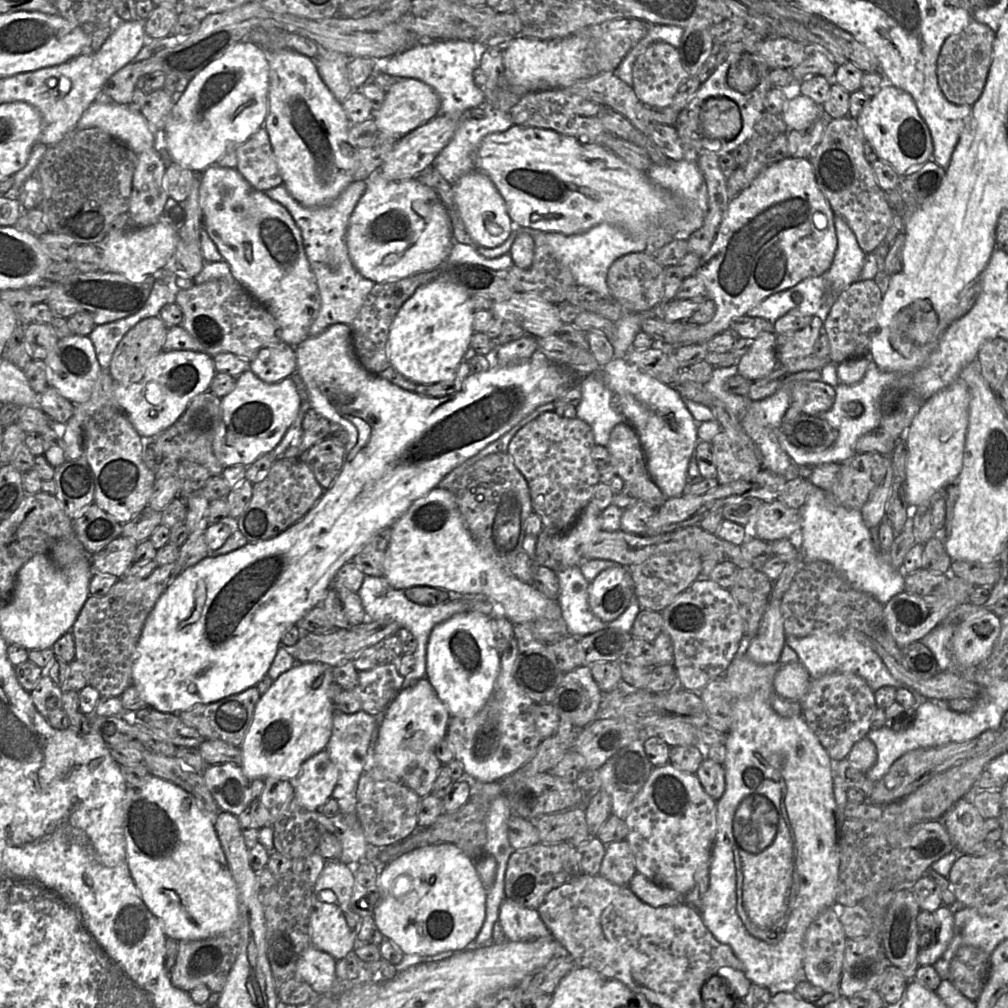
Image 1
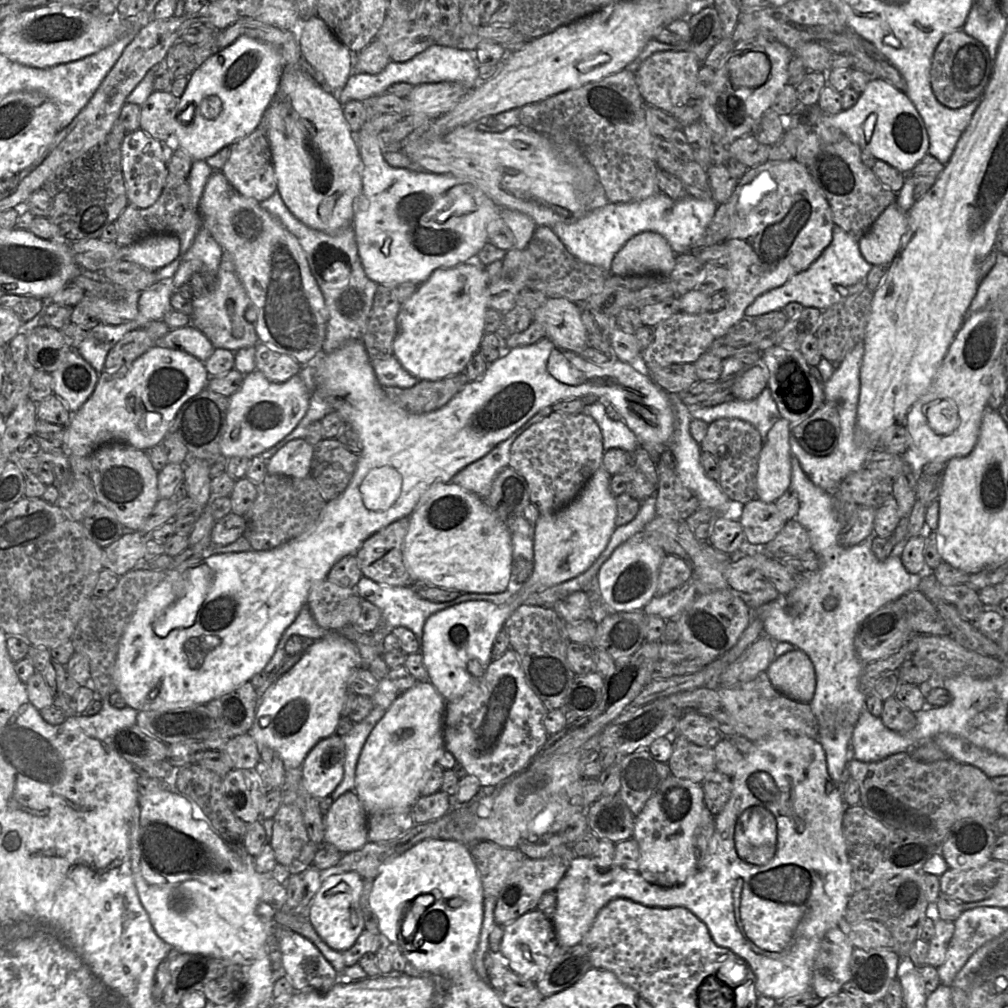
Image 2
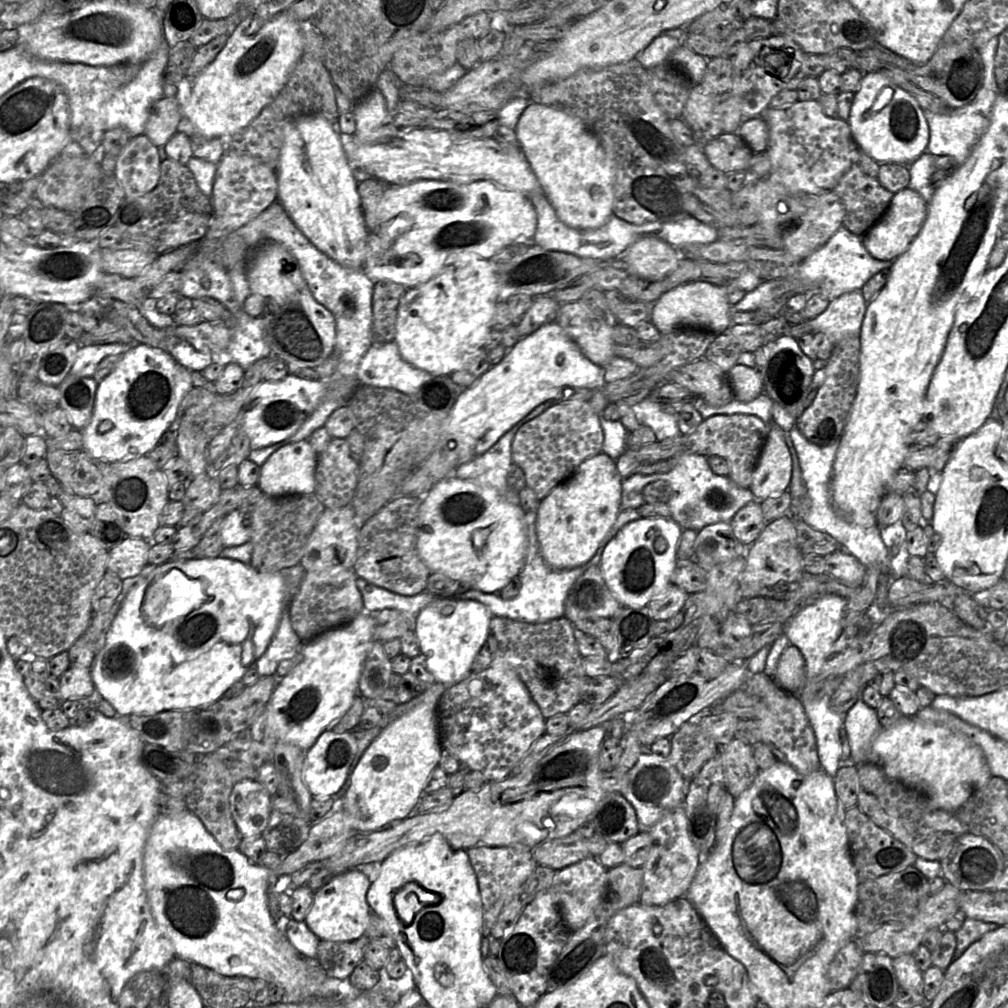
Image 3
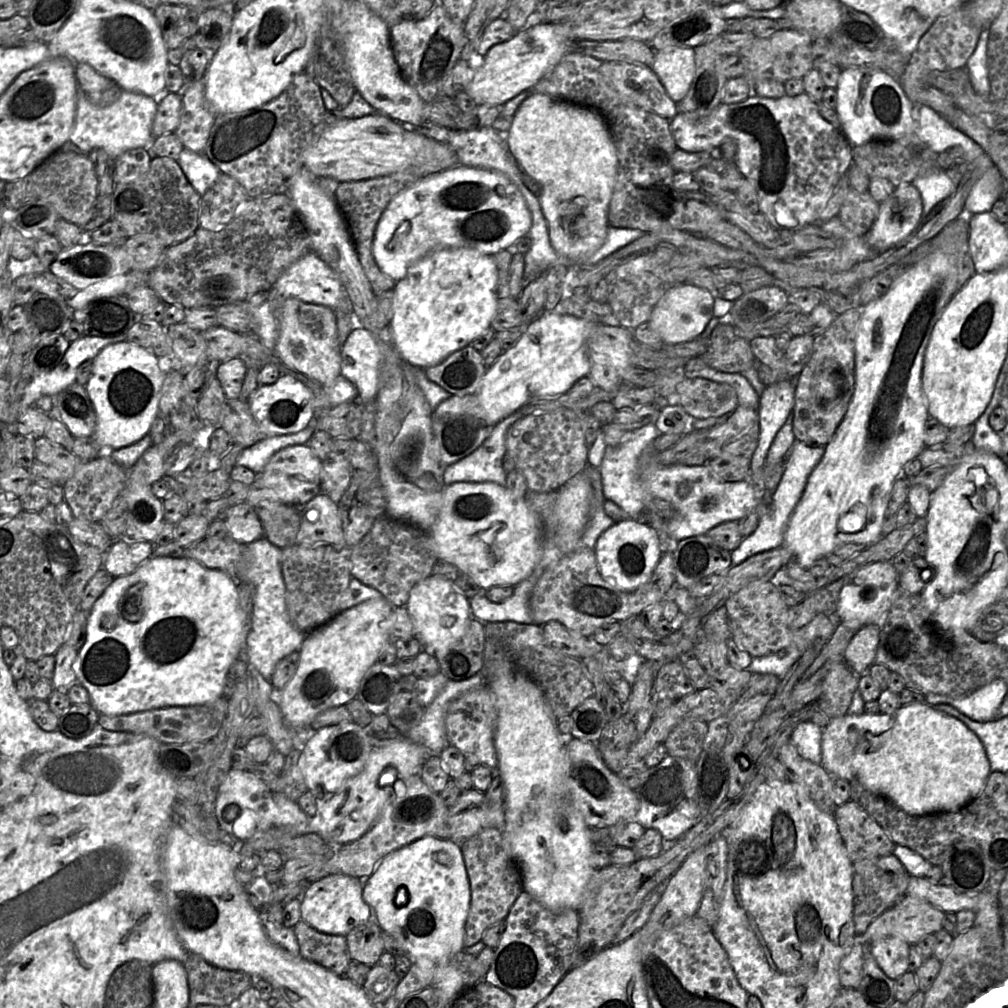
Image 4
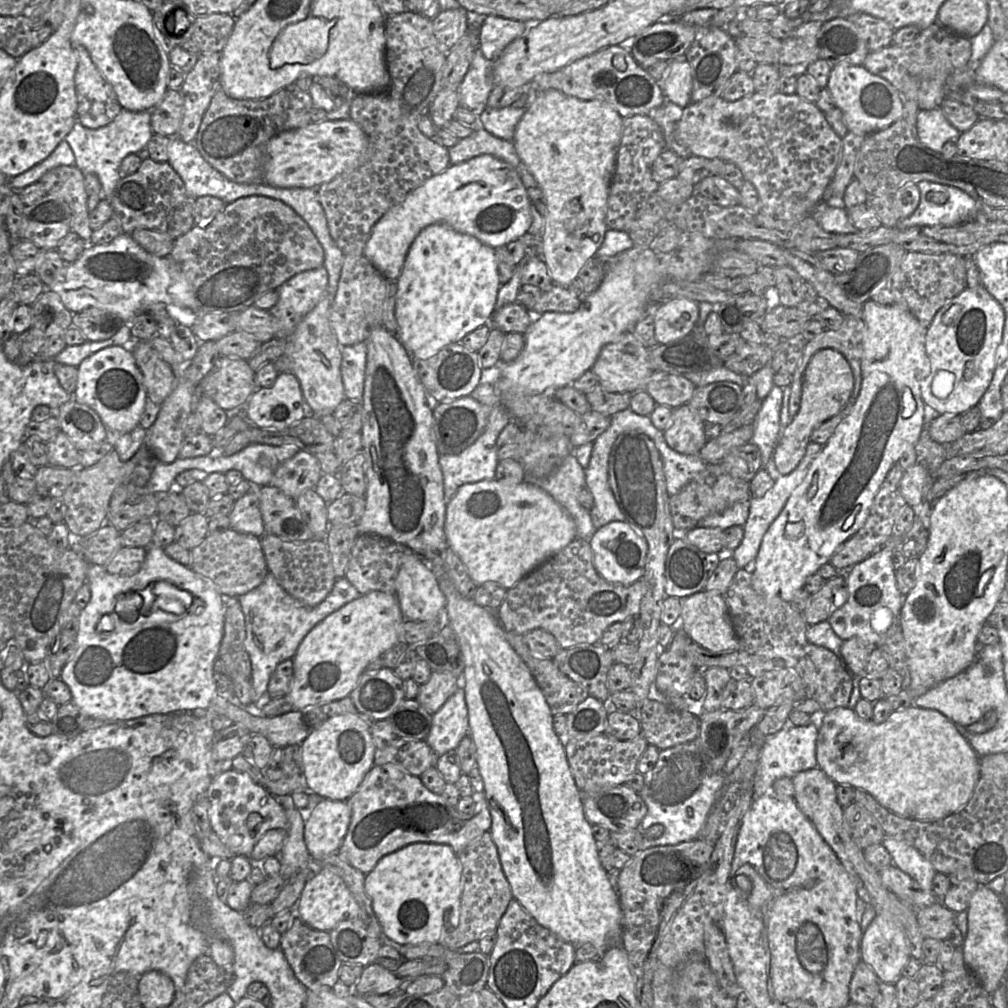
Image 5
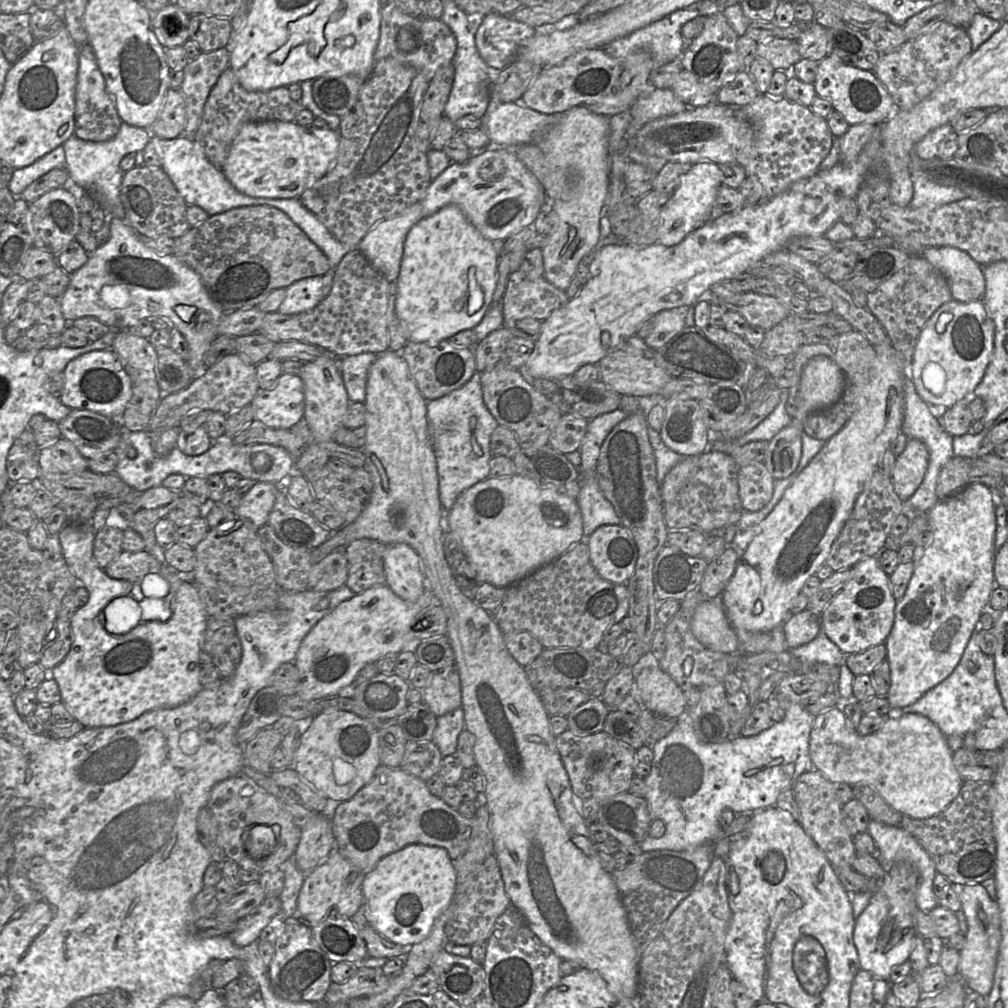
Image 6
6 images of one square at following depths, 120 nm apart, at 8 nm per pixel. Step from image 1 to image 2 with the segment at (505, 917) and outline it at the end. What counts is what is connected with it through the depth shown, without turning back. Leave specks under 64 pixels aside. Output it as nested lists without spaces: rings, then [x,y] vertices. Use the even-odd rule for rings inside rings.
[[[535,909],[503,927],[499,951],[512,971],[527,980],[537,982],[545,972],[557,948],[558,943],[551,918]]]

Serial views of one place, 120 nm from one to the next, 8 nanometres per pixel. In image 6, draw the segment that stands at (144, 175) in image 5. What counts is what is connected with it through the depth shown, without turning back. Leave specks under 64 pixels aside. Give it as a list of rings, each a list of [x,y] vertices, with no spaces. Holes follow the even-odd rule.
[[[141,165],[124,172],[120,200],[130,225],[139,235],[146,237],[166,235],[175,239],[185,234],[190,228],[186,217],[188,204],[161,166]]]

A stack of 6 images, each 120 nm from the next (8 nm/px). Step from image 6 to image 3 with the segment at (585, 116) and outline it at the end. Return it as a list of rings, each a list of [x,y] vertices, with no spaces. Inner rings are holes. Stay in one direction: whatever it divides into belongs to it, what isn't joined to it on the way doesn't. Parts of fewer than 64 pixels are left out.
[[[535,101],[522,112],[515,133],[557,217],[573,228],[602,226],[613,212],[614,165],[597,136],[576,116]]]

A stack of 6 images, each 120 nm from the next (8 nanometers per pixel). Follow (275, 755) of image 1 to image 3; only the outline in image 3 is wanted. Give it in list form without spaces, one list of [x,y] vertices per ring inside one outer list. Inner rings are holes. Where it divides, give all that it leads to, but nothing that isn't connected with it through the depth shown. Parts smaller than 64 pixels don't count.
[[[363,612],[347,624],[304,641],[306,644],[301,652],[301,660],[290,673],[279,678],[266,704],[269,726],[278,741],[294,744],[306,751],[330,724],[335,724],[345,714],[358,694],[364,663],[375,640],[374,631],[374,617],[371,613]]]

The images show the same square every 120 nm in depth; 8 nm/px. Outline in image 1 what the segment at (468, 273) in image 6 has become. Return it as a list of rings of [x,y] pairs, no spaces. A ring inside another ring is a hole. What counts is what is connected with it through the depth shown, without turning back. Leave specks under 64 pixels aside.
[[[432,280],[418,288],[396,314],[388,337],[389,364],[416,384],[452,381],[474,334],[471,295],[460,285]]]

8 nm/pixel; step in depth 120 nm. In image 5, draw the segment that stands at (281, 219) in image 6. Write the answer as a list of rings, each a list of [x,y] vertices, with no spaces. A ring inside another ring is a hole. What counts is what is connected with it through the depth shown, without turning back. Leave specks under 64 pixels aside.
[[[254,195],[236,199],[226,204],[214,218],[203,224],[194,225],[186,234],[174,240],[174,246],[169,258],[175,263],[181,273],[185,276],[191,289],[191,311],[195,314],[206,314],[212,312],[241,312],[252,306],[254,302],[265,292],[276,290],[284,282],[298,273],[317,269],[324,264],[324,250],[308,224],[288,205],[280,200]]]

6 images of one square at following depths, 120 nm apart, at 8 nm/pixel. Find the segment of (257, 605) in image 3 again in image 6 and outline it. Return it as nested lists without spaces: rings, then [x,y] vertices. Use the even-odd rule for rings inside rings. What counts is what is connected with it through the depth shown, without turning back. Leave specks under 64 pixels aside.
[[[91,521],[89,523],[67,523],[63,527],[63,529],[60,531],[60,533],[57,536],[59,537],[65,563],[72,571],[72,573],[75,575],[79,585],[82,585],[86,588],[86,590],[89,593],[89,599],[87,603],[83,607],[79,608],[72,616],[70,621],[71,632],[72,632],[71,649],[67,654],[67,656],[64,658],[64,660],[56,667],[54,667],[52,671],[49,671],[49,677],[53,678],[58,684],[60,695],[61,695],[61,703],[64,704],[64,706],[67,708],[69,713],[73,716],[75,721],[81,723],[85,728],[114,726],[114,725],[133,721],[149,712],[182,706],[188,703],[190,700],[192,700],[202,689],[202,686],[199,682],[199,672],[200,672],[199,656],[202,651],[202,637],[206,629],[208,616],[205,611],[204,605],[198,595],[197,589],[189,576],[184,576],[180,574],[178,571],[176,571],[174,568],[172,568],[166,563],[164,558],[164,551],[159,547],[156,541],[154,524],[141,523],[136,521],[119,522],[119,523],[125,523],[125,527],[130,527],[134,531],[139,533],[142,536],[143,540],[145,541],[145,550],[153,554],[162,564],[161,572],[160,574],[157,574],[157,575],[160,575],[161,577],[166,579],[167,582],[169,583],[170,591],[168,595],[166,595],[166,599],[164,599],[164,601],[169,601],[169,607],[171,608],[172,615],[169,618],[169,620],[165,622],[159,622],[159,621],[140,622],[134,629],[132,629],[131,631],[123,635],[113,635],[108,633],[102,624],[102,613],[105,607],[112,600],[118,597],[129,595],[129,597],[134,599],[136,602],[141,601],[141,597],[136,598],[131,593],[134,587],[133,582],[127,581],[127,580],[113,579],[106,574],[104,569],[99,567],[98,563],[96,562],[93,556],[93,545],[94,545],[95,533],[97,532],[95,532],[95,530],[93,529],[91,525]]]

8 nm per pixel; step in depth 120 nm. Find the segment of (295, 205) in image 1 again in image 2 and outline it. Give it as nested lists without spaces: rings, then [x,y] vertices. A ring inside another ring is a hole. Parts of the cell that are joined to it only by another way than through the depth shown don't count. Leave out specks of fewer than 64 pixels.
[[[277,191],[260,204],[297,238],[322,292],[328,311],[328,321],[321,354],[333,352],[350,339],[362,340],[378,284],[368,278],[364,271],[353,226],[336,233],[312,229],[290,212]]]

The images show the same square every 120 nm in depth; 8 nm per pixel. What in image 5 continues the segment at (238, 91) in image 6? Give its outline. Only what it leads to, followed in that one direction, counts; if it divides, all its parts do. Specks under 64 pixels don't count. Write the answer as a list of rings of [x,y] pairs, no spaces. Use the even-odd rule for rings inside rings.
[[[296,83],[289,85],[275,94],[258,100],[234,99],[219,88],[213,95],[206,110],[194,145],[202,157],[228,179],[244,184],[263,184],[267,144],[271,138],[281,132],[303,128],[311,124],[310,110],[314,107],[308,91],[302,91]]]

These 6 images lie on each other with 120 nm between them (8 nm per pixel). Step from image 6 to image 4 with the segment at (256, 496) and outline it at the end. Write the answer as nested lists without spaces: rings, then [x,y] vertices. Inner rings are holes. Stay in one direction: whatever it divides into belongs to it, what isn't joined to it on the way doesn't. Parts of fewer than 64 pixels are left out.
[[[247,502],[232,506],[225,521],[228,535],[240,544],[249,544],[263,537],[261,520]]]

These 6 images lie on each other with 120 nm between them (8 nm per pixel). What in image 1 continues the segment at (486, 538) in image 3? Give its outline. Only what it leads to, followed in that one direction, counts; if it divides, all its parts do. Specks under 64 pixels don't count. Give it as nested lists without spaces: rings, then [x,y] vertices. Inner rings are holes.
[[[435,488],[417,498],[406,512],[392,525],[390,543],[384,562],[384,578],[391,587],[405,591],[414,586],[433,587],[462,595],[483,595],[500,603],[505,617],[512,623],[534,623],[541,619],[561,620],[558,600],[544,596],[533,584],[520,582],[494,556],[473,538],[466,528],[456,500],[450,490]]]

